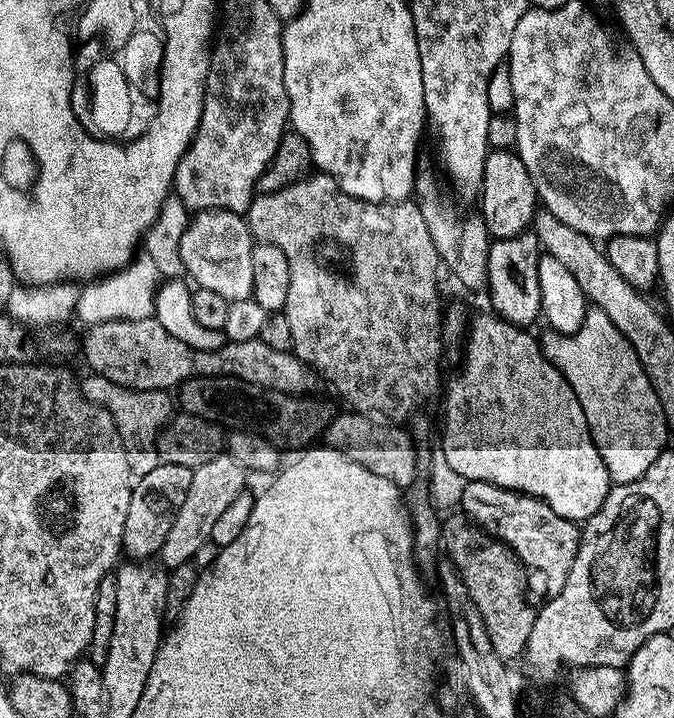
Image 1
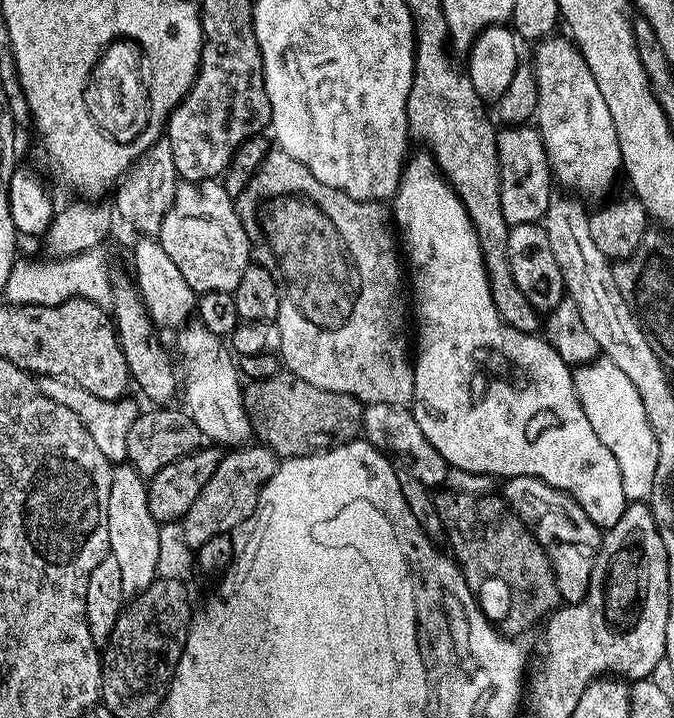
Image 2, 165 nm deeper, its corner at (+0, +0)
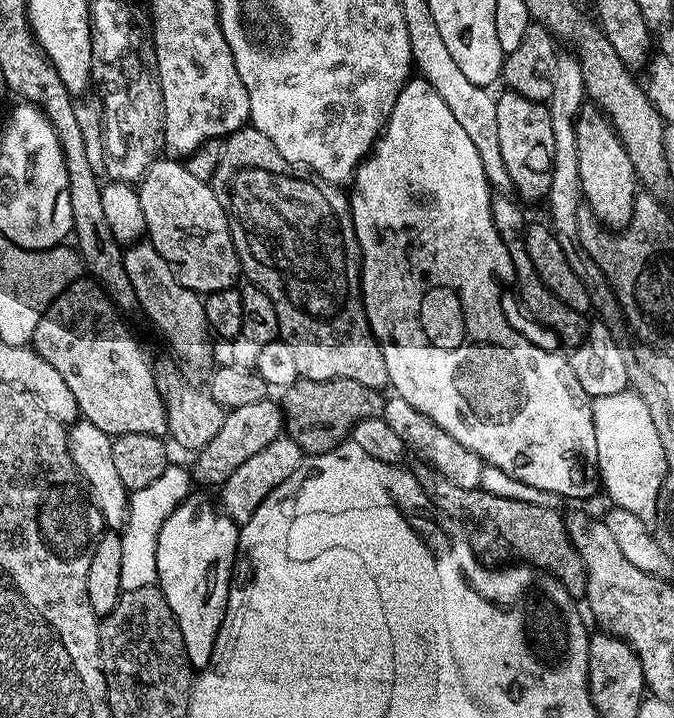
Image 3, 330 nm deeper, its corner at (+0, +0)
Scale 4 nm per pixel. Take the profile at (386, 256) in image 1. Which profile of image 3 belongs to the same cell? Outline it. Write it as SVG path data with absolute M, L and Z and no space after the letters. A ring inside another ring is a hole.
M245 126L233 132L223 141L218 158L218 170L214 170L211 186L218 202L223 206L228 216L228 228L232 231L232 241L236 247L236 257L240 259L240 271L243 279L249 284L257 284L266 294L270 294L270 302L274 302L274 310L278 314L280 327L279 339L290 346L294 362L298 366L298 374L306 380L333 380L334 378L354 378L354 382L362 382L362 386L370 386L381 390L389 387L386 358L382 358L380 344L372 336L368 328L368 319L364 317L364 300L360 296L360 247L356 241L354 222L352 221L352 206L347 195L344 196L337 185L326 182L308 168L286 162L278 150L274 150L274 142L266 138L257 128Z

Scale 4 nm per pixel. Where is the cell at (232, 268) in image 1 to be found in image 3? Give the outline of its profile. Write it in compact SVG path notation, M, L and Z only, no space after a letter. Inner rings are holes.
M157 158L144 171L144 177L138 181L138 191L142 210L145 211L147 239L166 258L166 262L182 282L182 286L197 294L207 294L214 290L226 290L237 283L241 275L240 259L236 257L236 247L232 241L232 231L228 228L228 216L218 202L211 183L194 178L190 170L179 159Z

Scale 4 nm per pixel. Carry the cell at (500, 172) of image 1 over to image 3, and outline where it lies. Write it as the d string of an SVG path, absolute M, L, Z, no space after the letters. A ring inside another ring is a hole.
M504 90L495 99L499 149L502 150L502 160L510 176L512 191L521 201L541 201L550 190L554 162L554 126L550 124L547 103L531 100L511 90Z

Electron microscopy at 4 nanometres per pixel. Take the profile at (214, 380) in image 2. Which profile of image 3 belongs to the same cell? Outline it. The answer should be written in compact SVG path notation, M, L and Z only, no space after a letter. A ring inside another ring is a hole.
M150 242L128 244L124 248L124 265L126 278L130 278L130 286L134 286L139 311L148 315L149 322L164 335L165 342L184 360L206 359L210 329L206 322L203 299L182 286L166 258L162 258L162 254L158 254Z

